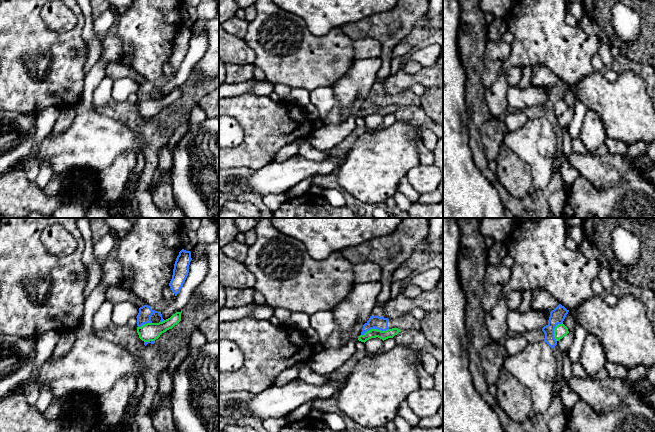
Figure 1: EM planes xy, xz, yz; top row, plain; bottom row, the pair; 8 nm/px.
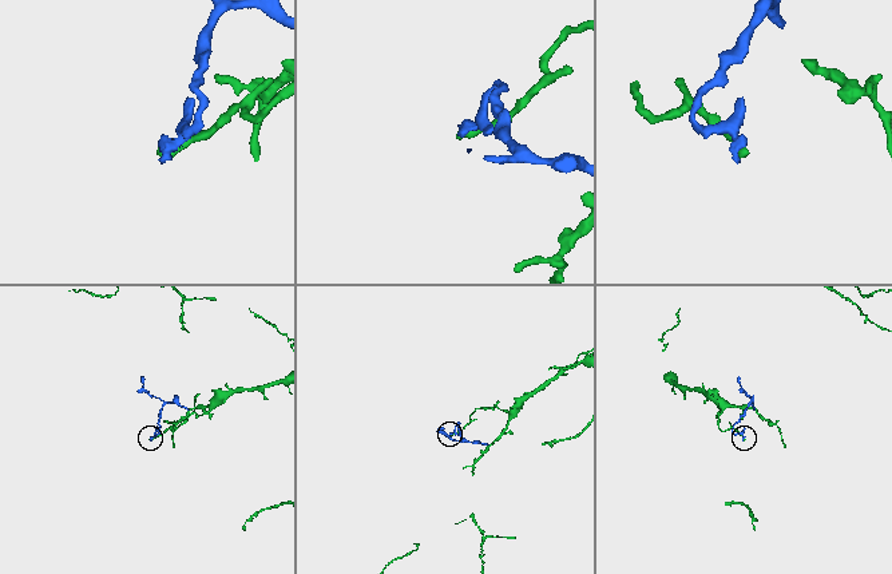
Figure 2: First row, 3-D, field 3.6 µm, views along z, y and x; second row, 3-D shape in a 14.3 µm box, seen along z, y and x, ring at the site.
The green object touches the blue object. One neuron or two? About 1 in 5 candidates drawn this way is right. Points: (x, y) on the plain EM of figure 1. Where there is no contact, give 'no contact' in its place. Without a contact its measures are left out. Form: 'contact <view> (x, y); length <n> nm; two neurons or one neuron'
contact xz (374, 104); length 240 nm; two neurons

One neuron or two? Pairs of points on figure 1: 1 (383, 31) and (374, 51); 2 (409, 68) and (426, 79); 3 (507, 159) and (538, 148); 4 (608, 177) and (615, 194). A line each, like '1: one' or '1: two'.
1: two
2: two
3: two
4: two

